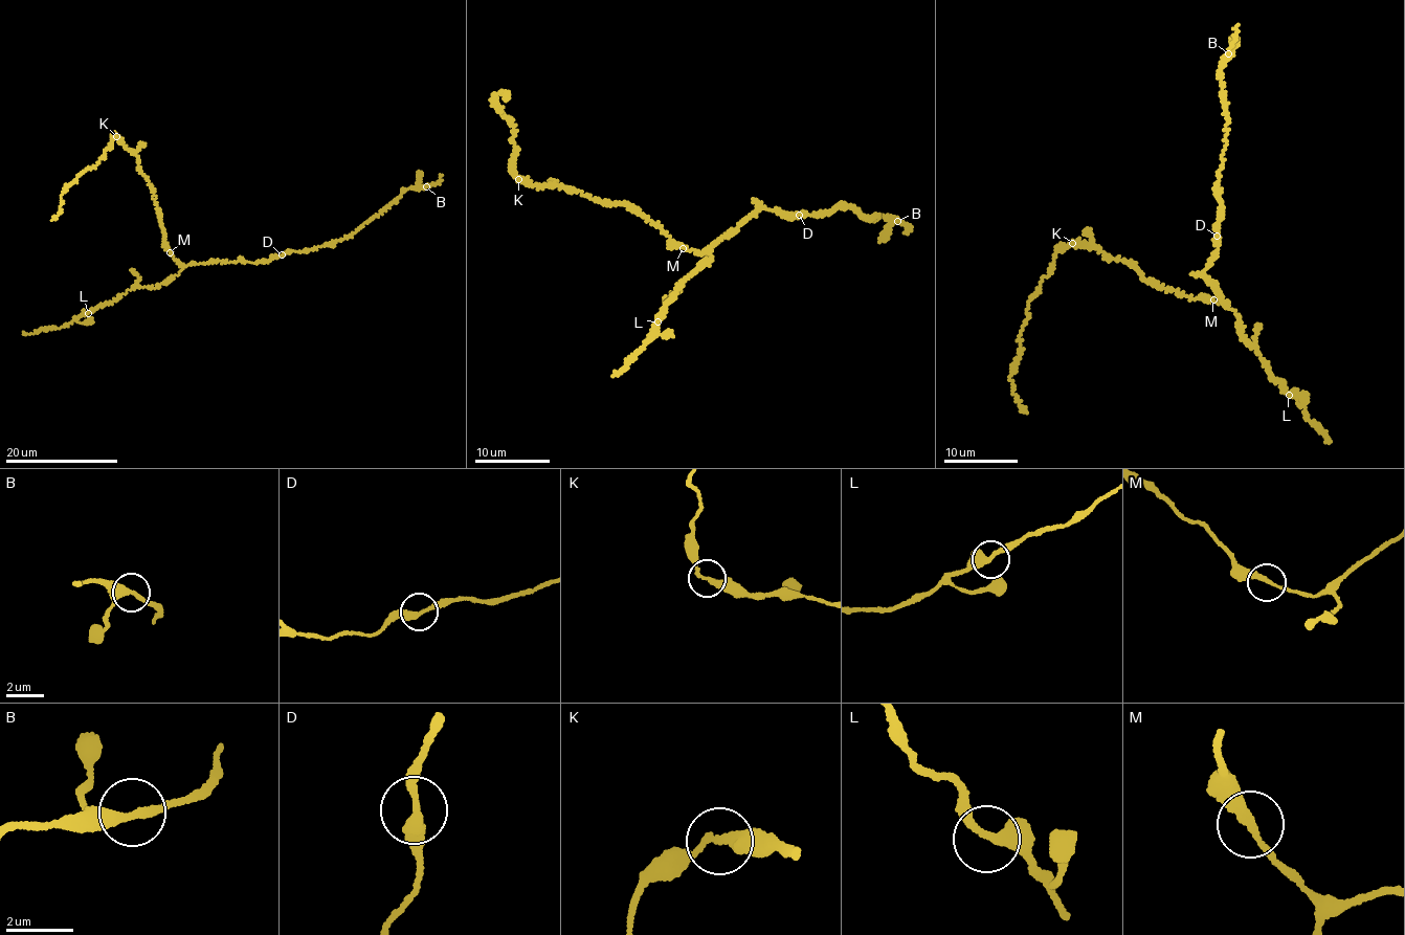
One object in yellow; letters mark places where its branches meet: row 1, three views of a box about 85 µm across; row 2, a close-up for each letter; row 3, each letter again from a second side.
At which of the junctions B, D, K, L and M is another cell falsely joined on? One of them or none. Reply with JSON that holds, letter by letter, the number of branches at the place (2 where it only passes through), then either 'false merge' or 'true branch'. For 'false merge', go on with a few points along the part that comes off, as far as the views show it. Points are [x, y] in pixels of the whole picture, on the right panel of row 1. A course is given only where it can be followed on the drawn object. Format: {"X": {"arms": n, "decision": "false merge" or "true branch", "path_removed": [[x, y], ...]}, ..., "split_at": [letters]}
{"B": {"arms": 2, "decision": "true branch"}, "D": {"arms": 2, "decision": "true branch"}, "K": {"arms": 2, "decision": "false merge", "path_removed": [[1072, 242], [1054, 254], [1052, 269], [1027, 306], [1020, 355], [1011, 373], [1016, 397], [1026, 414]]}, "L": {"arms": 2, "decision": "true branch"}, "M": {"arms": 2, "decision": "true branch"}, "split_at": ["K"]}

